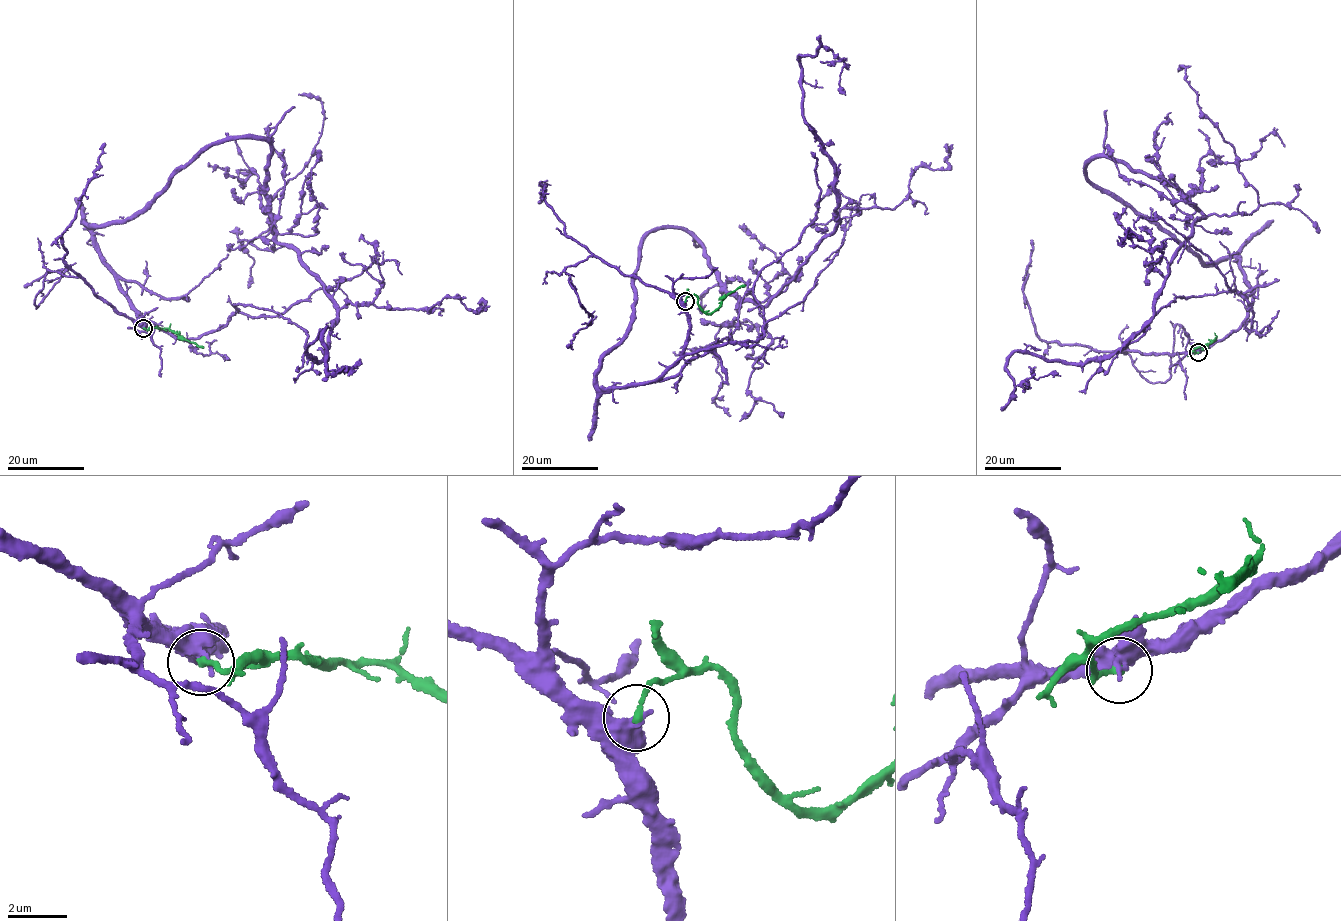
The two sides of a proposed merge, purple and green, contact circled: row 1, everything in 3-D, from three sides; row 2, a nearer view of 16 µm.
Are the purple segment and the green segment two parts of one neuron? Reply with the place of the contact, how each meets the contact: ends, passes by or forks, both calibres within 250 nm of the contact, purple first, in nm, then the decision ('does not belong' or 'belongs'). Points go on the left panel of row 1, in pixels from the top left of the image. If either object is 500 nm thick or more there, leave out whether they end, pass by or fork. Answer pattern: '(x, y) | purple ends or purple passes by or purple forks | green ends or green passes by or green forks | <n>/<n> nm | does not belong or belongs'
(143, 328) | purple ends | green ends | 400/220 nm | does not belong

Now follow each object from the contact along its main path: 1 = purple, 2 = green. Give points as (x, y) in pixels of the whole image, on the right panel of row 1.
1: (1198, 353), (1246, 316), (1241, 265), (1093, 158), (1204, 216), (1113, 353), (1005, 367), (1011, 398), (1060, 376)
2: (1198, 353), (1195, 353), (1195, 349), (1215, 338), (1202, 349)

